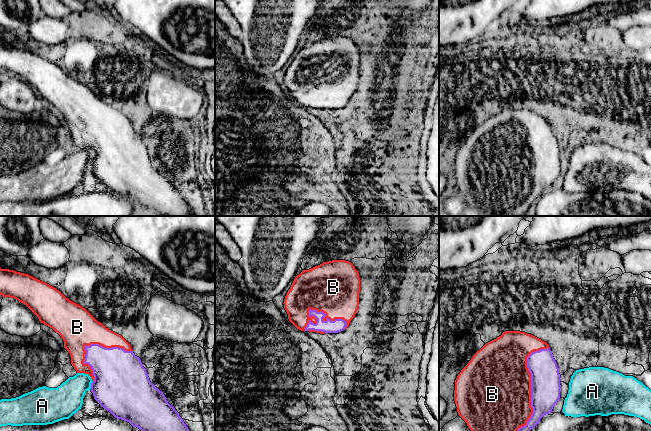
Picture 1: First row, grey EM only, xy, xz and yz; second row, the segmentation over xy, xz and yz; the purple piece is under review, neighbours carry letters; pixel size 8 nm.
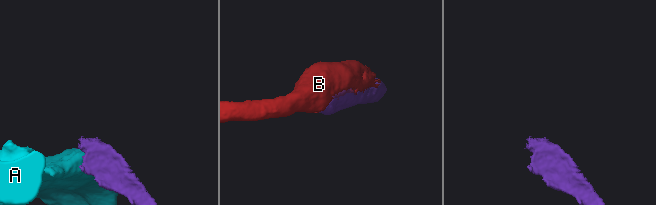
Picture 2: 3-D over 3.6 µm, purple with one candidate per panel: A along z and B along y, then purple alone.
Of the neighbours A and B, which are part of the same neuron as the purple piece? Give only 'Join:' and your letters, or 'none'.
Join: B

